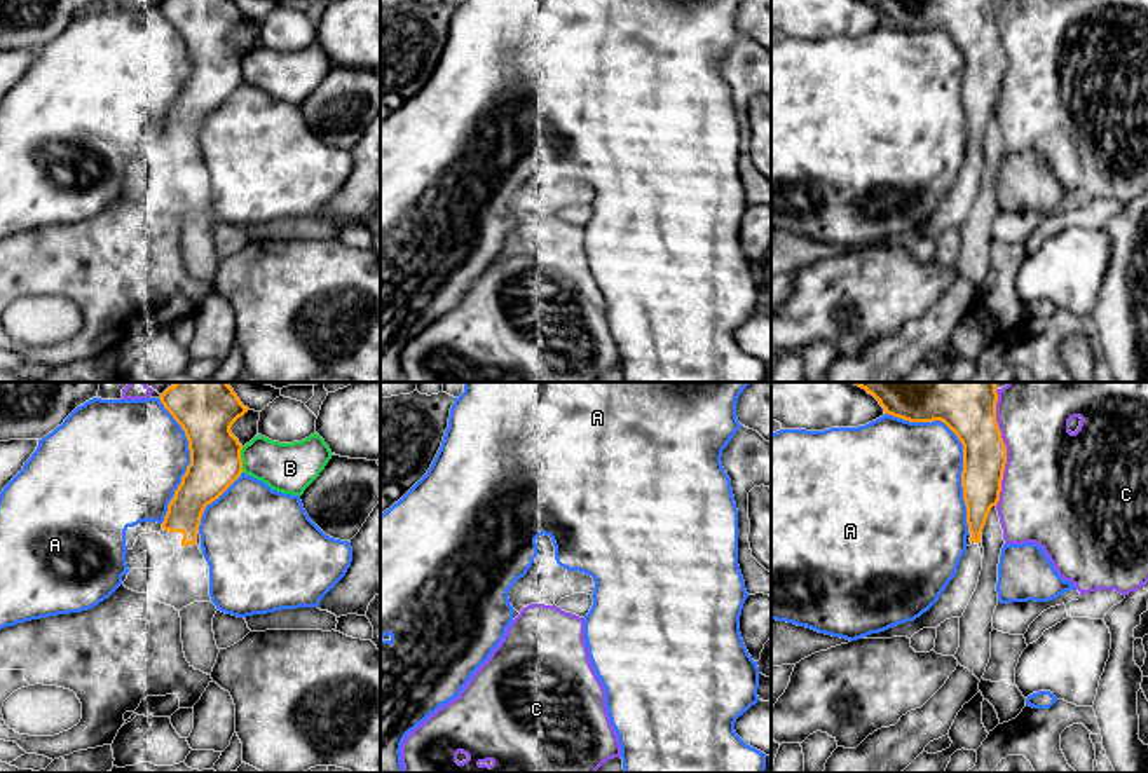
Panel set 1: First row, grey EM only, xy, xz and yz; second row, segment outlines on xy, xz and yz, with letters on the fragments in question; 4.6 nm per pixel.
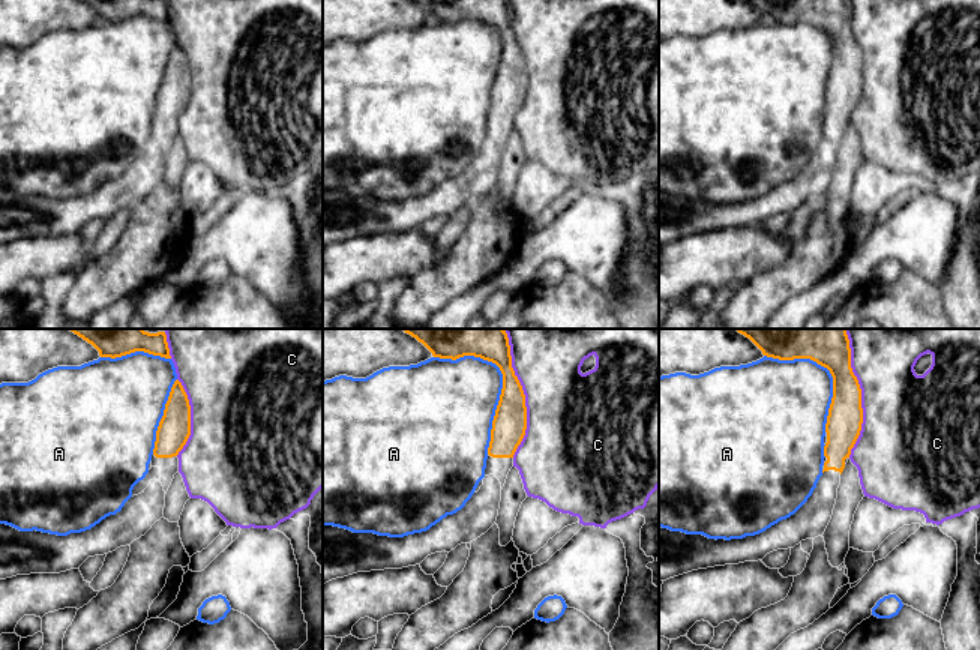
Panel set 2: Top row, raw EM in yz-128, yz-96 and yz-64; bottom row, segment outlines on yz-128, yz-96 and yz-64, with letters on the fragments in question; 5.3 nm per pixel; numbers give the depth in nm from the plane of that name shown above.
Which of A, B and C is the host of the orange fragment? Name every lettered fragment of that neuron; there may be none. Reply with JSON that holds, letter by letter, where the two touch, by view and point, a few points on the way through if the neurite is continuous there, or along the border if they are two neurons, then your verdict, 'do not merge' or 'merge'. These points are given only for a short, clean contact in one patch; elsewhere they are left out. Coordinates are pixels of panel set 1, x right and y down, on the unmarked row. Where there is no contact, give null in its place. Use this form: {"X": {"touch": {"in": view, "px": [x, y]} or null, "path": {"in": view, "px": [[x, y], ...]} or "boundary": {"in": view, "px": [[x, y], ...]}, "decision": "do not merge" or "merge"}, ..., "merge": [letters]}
{"A": {"touch": {"in": "yz", "px": [963, 56]}, "decision": "do not merge"}, "B": {"touch": {"in": "xy", "px": [241, 68]}, "boundary": {"in": "xy", "px": [[243, 56], [241, 81]]}, "decision": "do not merge"}, "C": {"touch": {"in": "yz", "px": [1005, 58]}, "decision": "do not merge"}, "merge": []}

